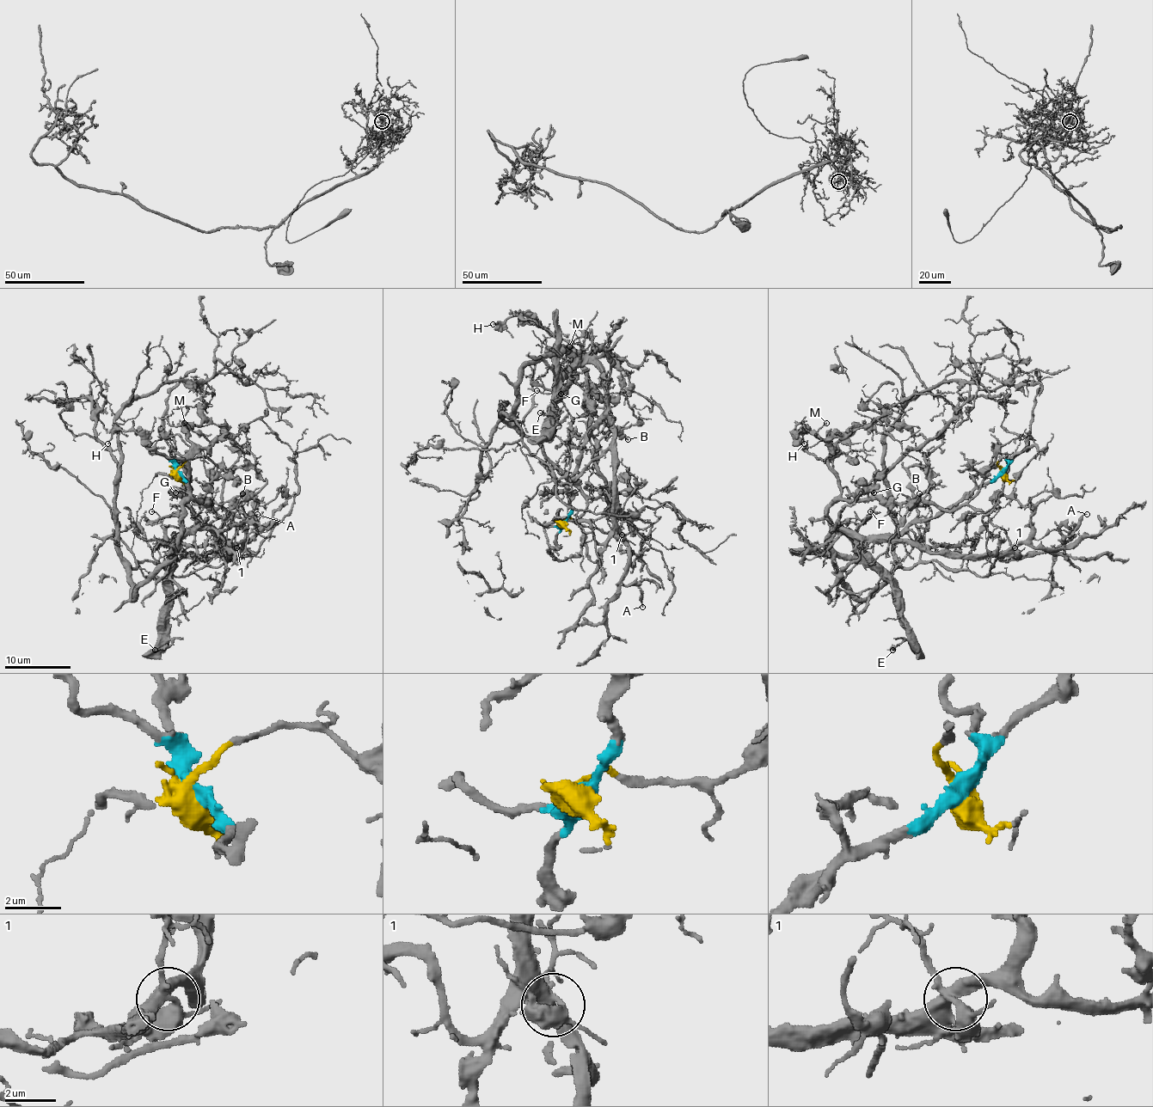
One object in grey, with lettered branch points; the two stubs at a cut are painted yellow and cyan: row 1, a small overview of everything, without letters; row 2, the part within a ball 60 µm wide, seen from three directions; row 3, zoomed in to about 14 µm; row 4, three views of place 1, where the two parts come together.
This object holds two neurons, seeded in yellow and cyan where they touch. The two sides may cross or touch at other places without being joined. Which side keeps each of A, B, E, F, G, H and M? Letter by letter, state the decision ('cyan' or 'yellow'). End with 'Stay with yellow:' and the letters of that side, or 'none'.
A: cyan
B: yellow
E: cyan
F: cyan
G: yellow
H: yellow
M: yellow
Stay with yellow: B, G, H, M

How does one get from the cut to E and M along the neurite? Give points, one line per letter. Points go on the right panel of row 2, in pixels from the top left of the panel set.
E: (1002, 473), (932, 517), (914, 519), (902, 531), (853, 535), (843, 529), (889, 580), (907, 636), (892, 651)
M: (1002, 473), (999, 457), (981, 488), (952, 510), (844, 499), (833, 449), (817, 431), (826, 423)

